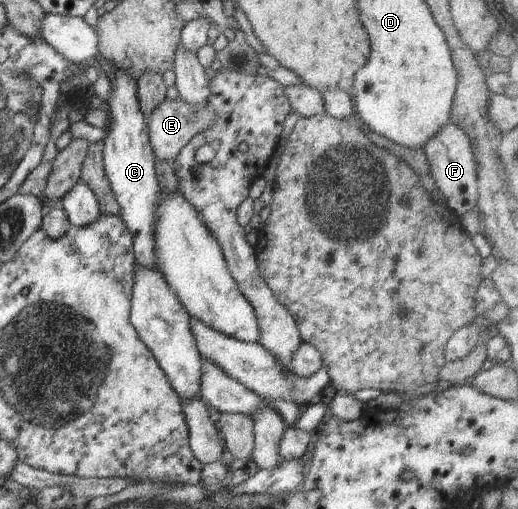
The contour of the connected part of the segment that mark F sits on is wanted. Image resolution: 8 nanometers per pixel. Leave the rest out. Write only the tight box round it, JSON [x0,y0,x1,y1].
[421,122,479,217]

